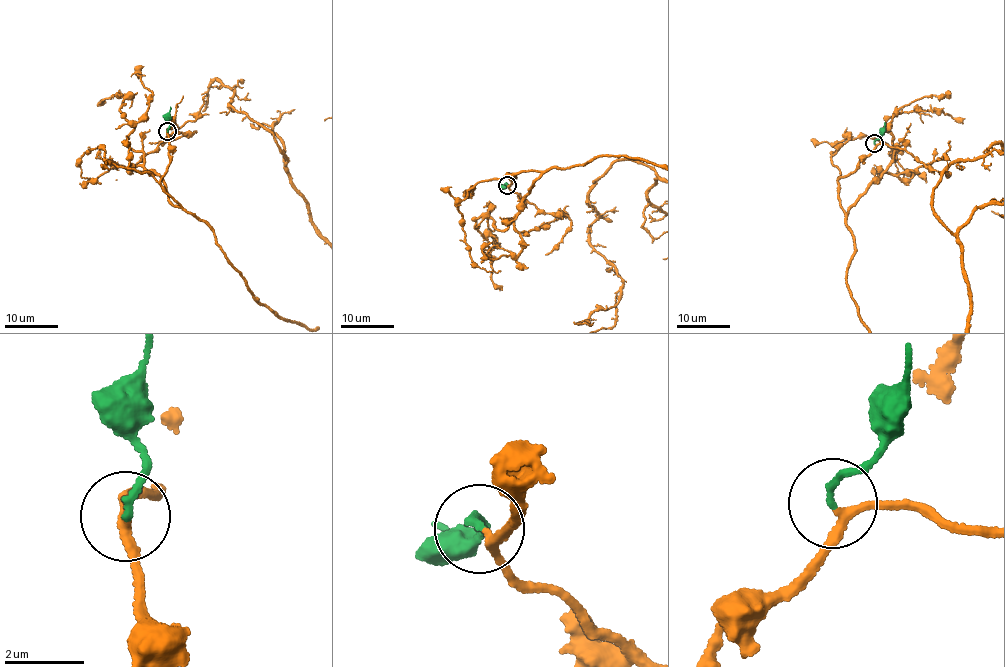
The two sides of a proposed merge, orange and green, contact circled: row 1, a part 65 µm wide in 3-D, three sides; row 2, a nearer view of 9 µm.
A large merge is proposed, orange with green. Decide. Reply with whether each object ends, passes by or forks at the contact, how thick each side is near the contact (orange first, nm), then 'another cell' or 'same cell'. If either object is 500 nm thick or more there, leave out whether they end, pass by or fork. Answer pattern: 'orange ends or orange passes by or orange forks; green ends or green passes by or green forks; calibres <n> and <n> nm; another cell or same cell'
orange passes by; green ends; calibres 200 and 160 nm; same cell

